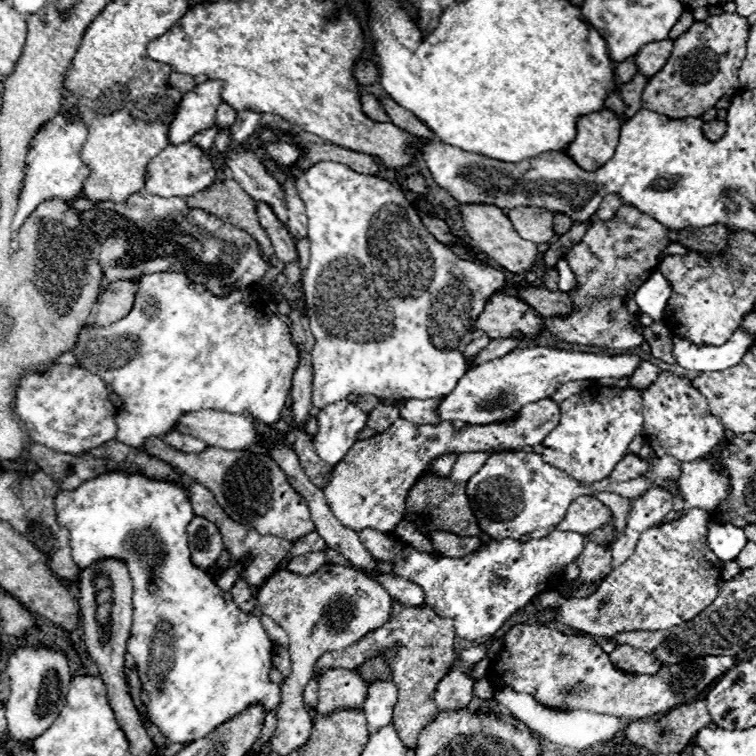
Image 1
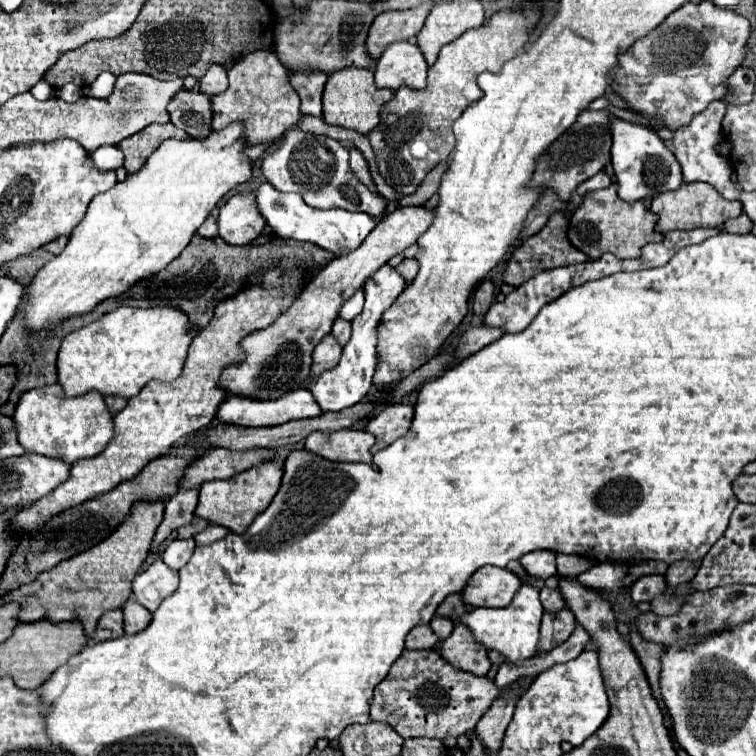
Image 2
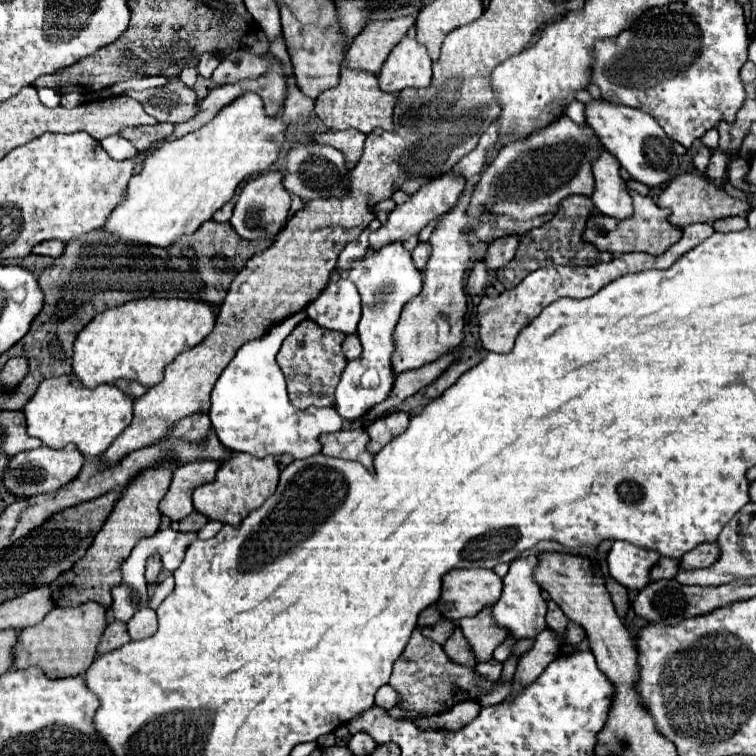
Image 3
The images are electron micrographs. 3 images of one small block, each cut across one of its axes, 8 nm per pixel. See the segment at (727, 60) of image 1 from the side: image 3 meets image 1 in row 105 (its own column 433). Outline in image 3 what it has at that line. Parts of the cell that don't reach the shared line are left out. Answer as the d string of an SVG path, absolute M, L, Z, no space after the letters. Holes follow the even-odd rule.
M416 630L412 634L406 650L402 652L402 656L396 660L394 672L392 672L388 684L400 696L400 702L396 704L398 708L418 712L420 716L434 716L434 714L448 712L450 708L454 708L462 700L478 700L486 692L490 692L494 686L512 680L514 670L516 670L516 662L518 660L514 656L510 656L506 660L506 666L504 666L506 672L502 672L502 676L498 680L488 680L488 678L480 676L476 672L476 668L464 666L464 664L458 664L458 662L450 660L440 644L424 638L420 634L420 630Z

